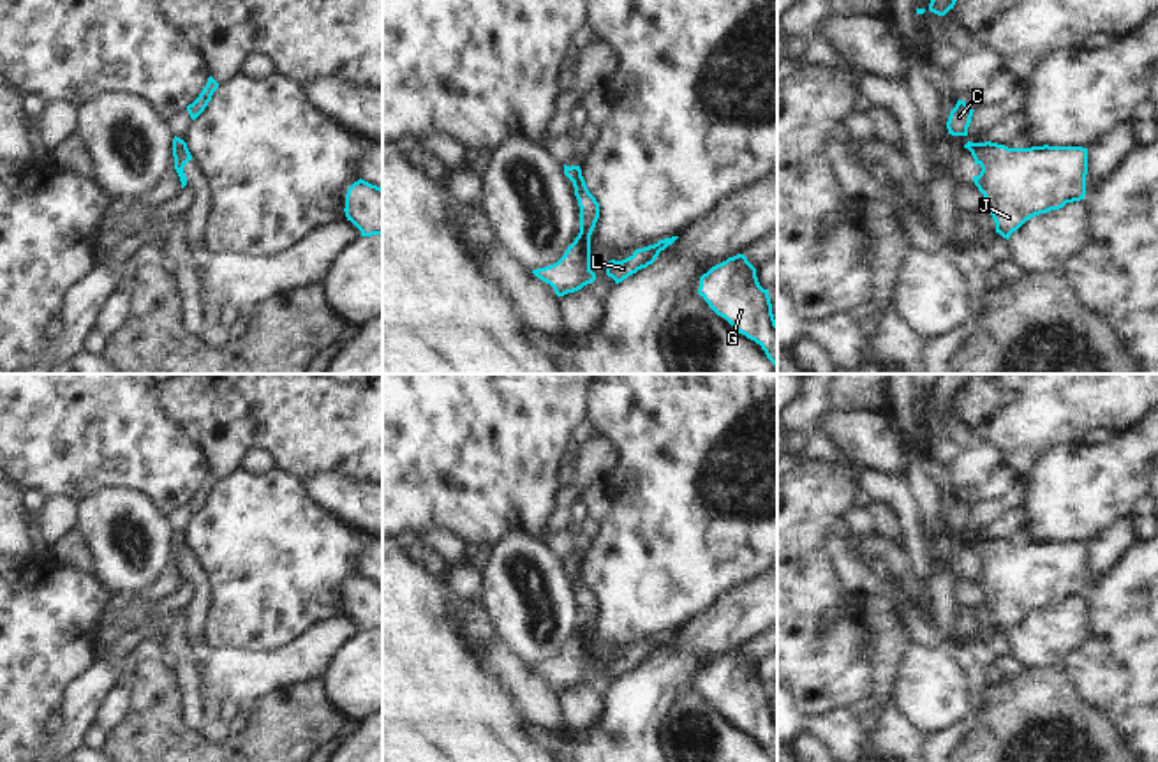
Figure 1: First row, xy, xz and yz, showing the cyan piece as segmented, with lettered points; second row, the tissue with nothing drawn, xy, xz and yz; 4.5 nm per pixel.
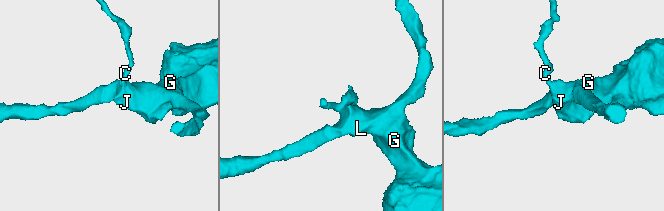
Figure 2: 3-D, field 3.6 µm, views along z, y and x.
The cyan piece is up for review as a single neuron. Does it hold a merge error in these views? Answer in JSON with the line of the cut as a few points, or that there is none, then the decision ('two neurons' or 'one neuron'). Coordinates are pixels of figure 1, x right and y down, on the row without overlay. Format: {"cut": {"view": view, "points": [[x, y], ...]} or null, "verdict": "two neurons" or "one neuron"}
{"cut": null, "verdict": "one neuron"}

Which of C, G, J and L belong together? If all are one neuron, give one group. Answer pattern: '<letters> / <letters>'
C G J L

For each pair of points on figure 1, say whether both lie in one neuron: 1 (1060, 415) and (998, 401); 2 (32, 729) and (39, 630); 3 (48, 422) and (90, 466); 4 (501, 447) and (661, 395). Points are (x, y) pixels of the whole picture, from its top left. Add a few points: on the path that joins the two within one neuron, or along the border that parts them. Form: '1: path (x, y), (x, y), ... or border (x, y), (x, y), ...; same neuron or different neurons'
1: path (1044, 401), (1014, 401); same neuron
2: path (32, 704), (32, 655); same neuron
3: path (59, 433), (80, 455); same neuron
4: border (593, 392), (589, 418); different neurons

